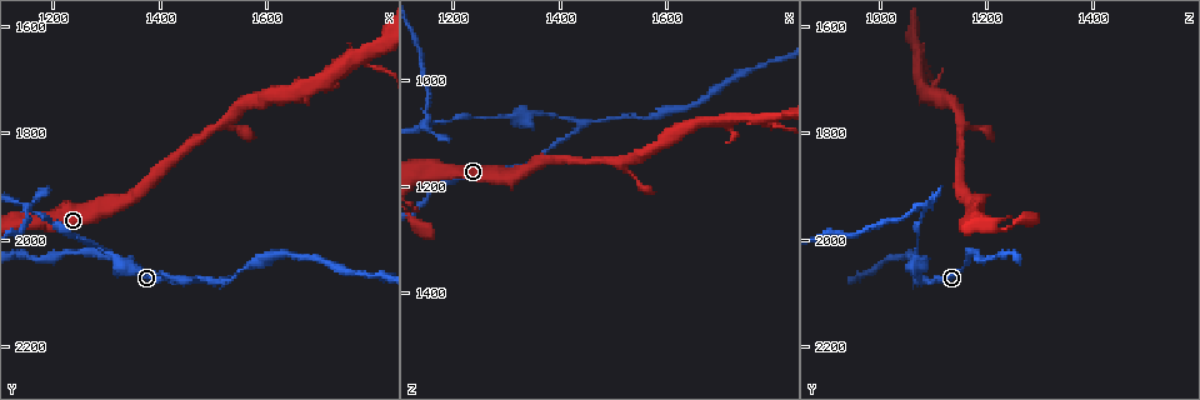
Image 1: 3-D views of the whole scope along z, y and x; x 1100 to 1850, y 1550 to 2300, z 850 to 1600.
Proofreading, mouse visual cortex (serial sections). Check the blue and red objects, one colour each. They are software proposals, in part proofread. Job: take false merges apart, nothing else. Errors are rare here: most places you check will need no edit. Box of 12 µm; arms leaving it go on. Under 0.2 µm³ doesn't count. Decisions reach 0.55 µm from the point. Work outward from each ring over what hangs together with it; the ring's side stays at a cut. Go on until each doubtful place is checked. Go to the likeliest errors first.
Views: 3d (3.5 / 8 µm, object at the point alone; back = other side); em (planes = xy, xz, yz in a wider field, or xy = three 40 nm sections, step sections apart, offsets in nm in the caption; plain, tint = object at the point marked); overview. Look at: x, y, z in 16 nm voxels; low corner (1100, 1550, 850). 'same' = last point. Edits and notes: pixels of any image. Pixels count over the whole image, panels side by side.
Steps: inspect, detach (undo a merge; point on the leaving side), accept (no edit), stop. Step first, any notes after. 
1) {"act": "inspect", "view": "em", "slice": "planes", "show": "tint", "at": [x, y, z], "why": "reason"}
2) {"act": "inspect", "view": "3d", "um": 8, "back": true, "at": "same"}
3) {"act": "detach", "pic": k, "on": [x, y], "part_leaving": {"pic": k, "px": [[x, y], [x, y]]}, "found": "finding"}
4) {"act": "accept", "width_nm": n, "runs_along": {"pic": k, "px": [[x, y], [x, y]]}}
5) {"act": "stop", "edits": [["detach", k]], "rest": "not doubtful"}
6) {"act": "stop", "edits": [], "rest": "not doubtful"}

{"act": "inspect", "view": "3d", "um": 3.5, "at": [1445, 2075, 1080], "why": "side arm on a straight run"}

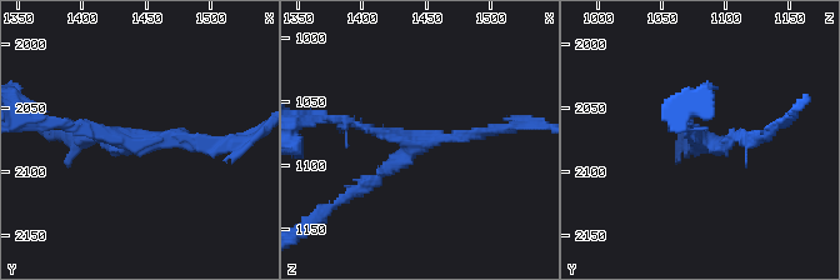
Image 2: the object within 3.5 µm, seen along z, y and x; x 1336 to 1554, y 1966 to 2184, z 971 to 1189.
{"act": "inspect", "view": "em", "slice": "xy", "step": 5, "show": "plain", "at": [1440, 2076, 1084], "arms": 3, "arm_widths_nm": [100, 150, 200]}

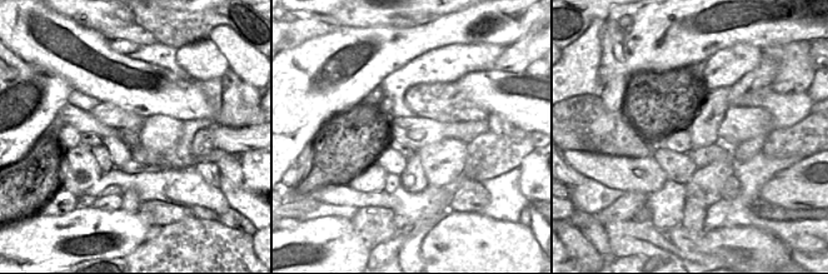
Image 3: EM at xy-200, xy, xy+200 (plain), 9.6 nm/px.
{"act": "inspect", "view": "em", "slice": "xy", "step": 5, "show": "tint", "at": "same", "why": "where the object lies"}

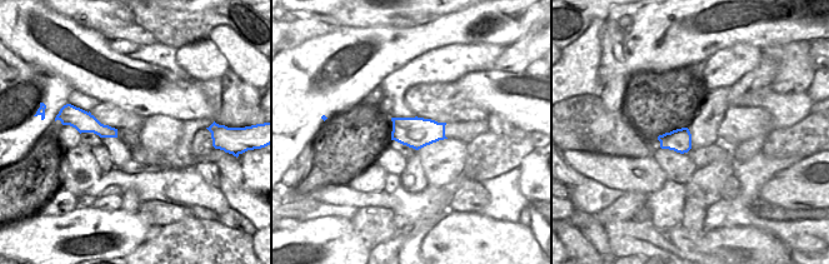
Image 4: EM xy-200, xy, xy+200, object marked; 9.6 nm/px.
{"act": "accept", "found": "continuous, no second cell"}

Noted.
{"act": "inspect", "view": "em", "slice": "planes", "show": "tint", "at": [1155, 1945, 1085]}

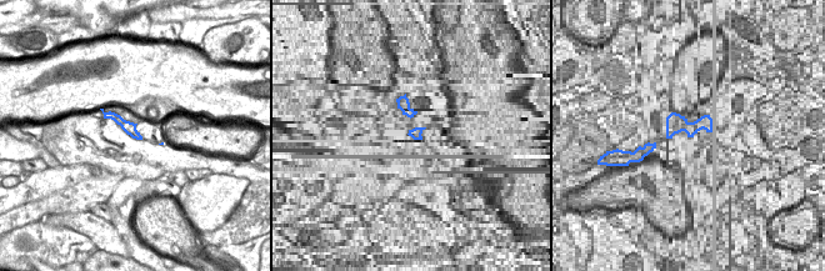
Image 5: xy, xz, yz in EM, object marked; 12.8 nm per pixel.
{"act": "inspect", "view": "3d", "um": 3.5, "at": "same", "why": "see where the arms go"}

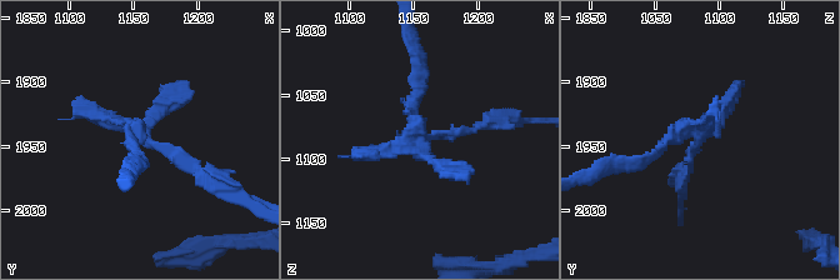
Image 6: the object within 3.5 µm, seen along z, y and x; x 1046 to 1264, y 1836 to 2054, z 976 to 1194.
{"act": "detach", "pic": 6, "on": [656, 153], "part_leaving": {"pic": 6, "px": [[691, 131], [593, 174]]}, "found": "a second cell is stuck on"}

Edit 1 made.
{"act": "inspect", "view": "3d", "um": 8, "at": [1780, 1655, 1075]}

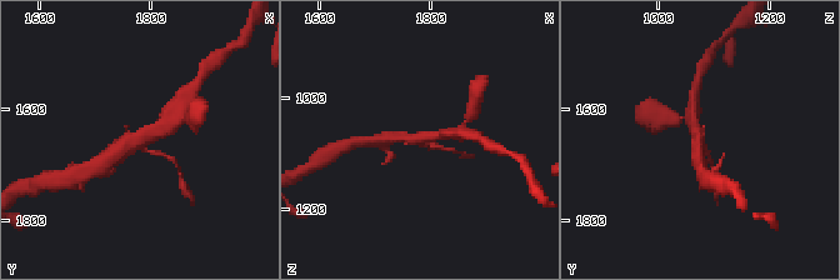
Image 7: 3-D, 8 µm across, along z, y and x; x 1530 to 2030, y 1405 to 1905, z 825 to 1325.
{"act": "inspect", "view": "3d", "um": 3.5, "at": [1775, 1650, 1075], "why": "zoom in"}

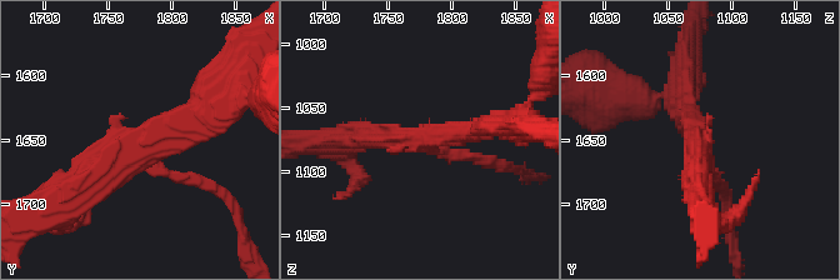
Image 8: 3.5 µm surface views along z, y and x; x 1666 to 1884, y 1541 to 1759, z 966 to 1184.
{"act": "accept", "runs_along": {"pic": 8, "px": [[73, 190], [214, 105]]}, "found": "all the same cell"}

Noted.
{"act": "stop", "edits": [["detach", 6]], "rest": "not doubtful"}

